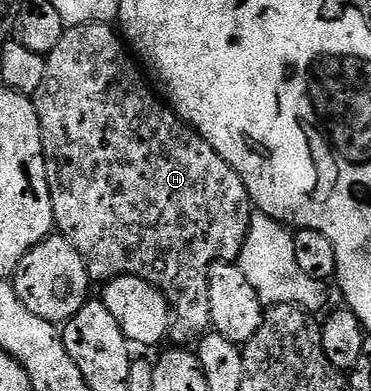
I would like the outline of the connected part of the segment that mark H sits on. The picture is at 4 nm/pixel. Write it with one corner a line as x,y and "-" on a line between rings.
91,21
82,27
67,27
64,37
60,37
60,45
56,45
56,49
52,49
46,56
44,82
32,98
42,130
42,151
46,155
46,172
54,210
54,226
57,234
64,236
81,253
91,280
109,281
118,275
139,275
142,279
147,279
170,303
173,318
176,320
172,327
173,334
202,337
212,327
210,321
212,301
208,297
210,269
219,261
234,263
241,253
250,228
252,214
250,194
244,181
231,169
228,161
224,161
224,157
220,157
220,153
216,153
216,149
212,149
212,145
208,145
208,141
204,141
189,123
182,122
157,94
154,96
150,92
151,84
149,82
146,84
142,80
143,72
132,55
130,60
129,54
131,55
131,52
127,44
111,24

